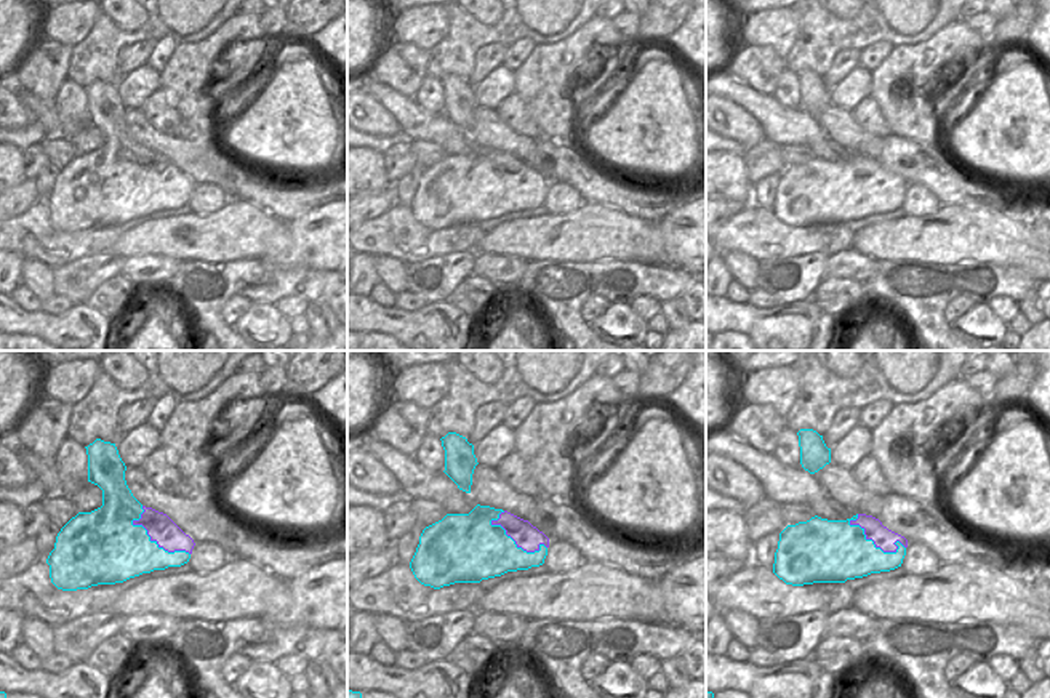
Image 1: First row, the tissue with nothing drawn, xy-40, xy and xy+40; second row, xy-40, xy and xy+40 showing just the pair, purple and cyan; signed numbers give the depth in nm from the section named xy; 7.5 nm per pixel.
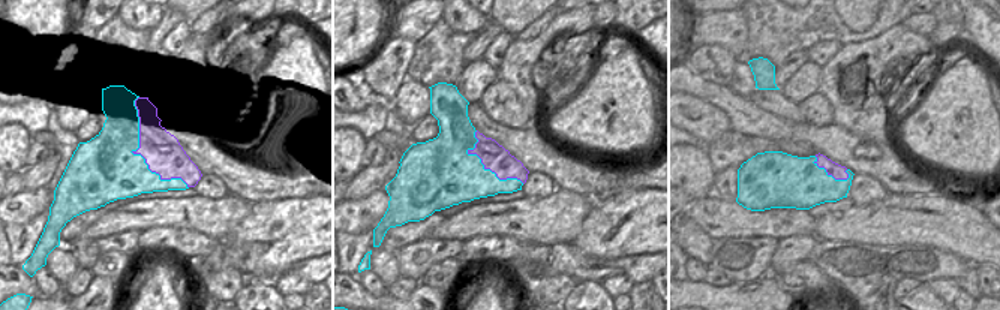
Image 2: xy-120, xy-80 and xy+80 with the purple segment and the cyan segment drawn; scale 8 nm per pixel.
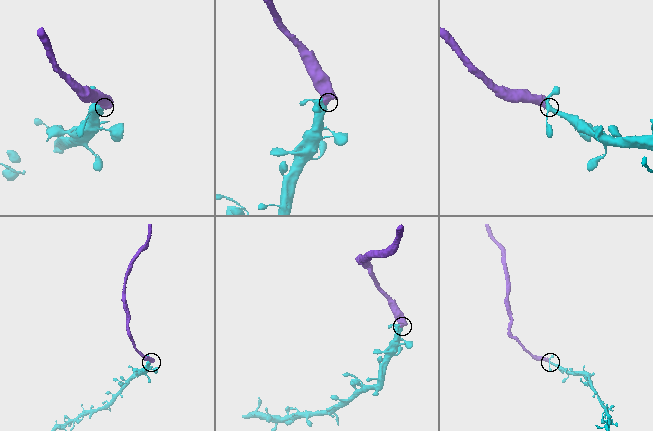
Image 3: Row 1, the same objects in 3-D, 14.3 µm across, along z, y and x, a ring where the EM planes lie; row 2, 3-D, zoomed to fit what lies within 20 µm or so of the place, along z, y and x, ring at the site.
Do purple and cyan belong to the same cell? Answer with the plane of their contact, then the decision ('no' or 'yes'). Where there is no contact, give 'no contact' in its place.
contact in xy+40; no

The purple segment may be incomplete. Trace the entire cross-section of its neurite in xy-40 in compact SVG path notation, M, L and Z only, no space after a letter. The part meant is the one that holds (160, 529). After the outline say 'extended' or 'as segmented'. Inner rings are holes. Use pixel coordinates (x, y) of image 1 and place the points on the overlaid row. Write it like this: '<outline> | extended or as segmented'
M142 506L144 512L139 520L133 520L133 525L142 525L155 541L158 548L168 552L186 551L192 554L195 546L194 540L186 535L166 514L158 512L152 507Z | as segmented

